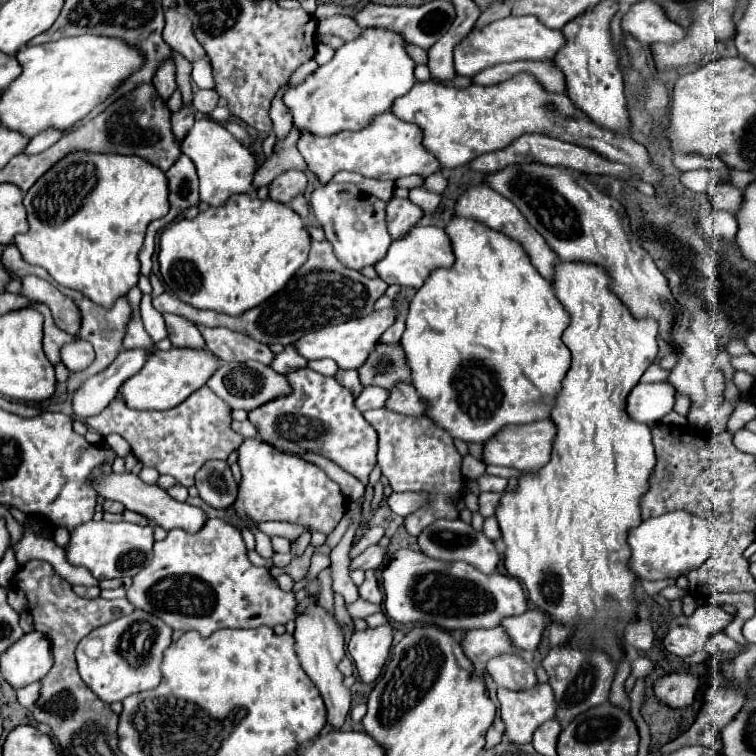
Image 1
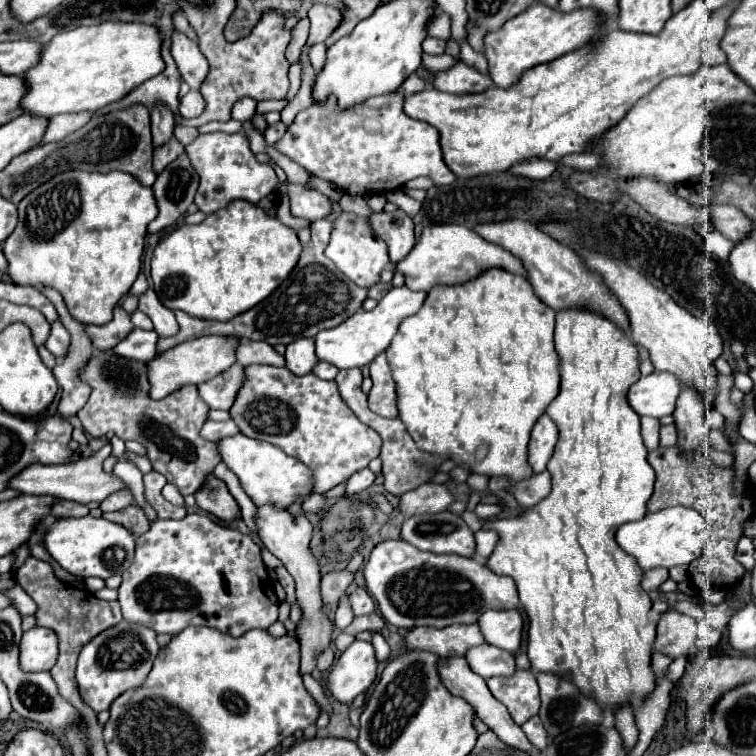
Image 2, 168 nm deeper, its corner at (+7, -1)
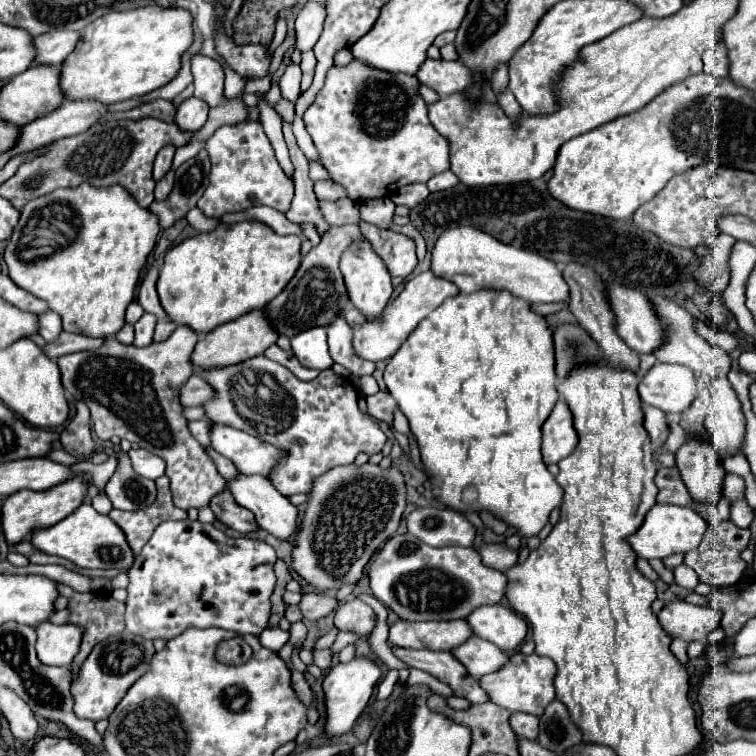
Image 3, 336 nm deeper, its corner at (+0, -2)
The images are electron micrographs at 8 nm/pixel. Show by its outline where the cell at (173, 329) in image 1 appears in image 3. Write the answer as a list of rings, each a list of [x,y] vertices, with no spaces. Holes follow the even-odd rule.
[[[151,266],[151,268],[145,270],[145,274],[143,274],[143,278],[141,278],[141,284],[139,284],[137,300],[139,300],[139,304],[143,306],[145,312],[155,314],[159,320],[167,320],[167,314],[165,314],[165,310],[161,308],[159,296],[157,296],[157,290],[155,290],[157,272],[159,272],[157,266]]]

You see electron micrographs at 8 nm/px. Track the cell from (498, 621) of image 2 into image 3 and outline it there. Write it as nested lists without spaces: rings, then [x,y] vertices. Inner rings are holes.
[[[503,604],[475,608],[465,622],[475,636],[493,642],[503,652],[517,650],[527,634],[525,620]]]

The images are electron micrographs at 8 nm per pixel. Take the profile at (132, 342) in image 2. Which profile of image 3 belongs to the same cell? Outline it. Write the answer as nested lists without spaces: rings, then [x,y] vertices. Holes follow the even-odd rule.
[[[143,314],[135,324],[135,346],[149,346],[153,342],[153,330],[155,330],[157,318],[153,314]]]

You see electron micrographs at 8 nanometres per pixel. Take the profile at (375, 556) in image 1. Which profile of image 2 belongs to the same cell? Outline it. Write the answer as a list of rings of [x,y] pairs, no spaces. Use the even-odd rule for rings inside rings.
[[[348,569],[342,571],[330,571],[322,575],[322,599],[326,605],[338,603],[340,595],[346,591],[346,587],[352,583],[354,573]]]

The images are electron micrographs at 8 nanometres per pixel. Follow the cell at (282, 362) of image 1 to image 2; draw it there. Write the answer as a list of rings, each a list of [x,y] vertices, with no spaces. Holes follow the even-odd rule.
[[[298,339],[286,347],[286,369],[294,375],[306,375],[318,363],[314,353],[314,339]]]

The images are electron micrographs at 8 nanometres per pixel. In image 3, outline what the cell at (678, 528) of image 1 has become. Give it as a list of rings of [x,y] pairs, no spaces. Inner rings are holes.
[[[655,504],[647,512],[643,526],[633,536],[629,536],[629,544],[639,558],[645,558],[645,560],[667,558],[675,552],[689,552],[697,548],[703,540],[705,530],[707,530],[707,522],[693,508],[673,506],[673,504]]]

